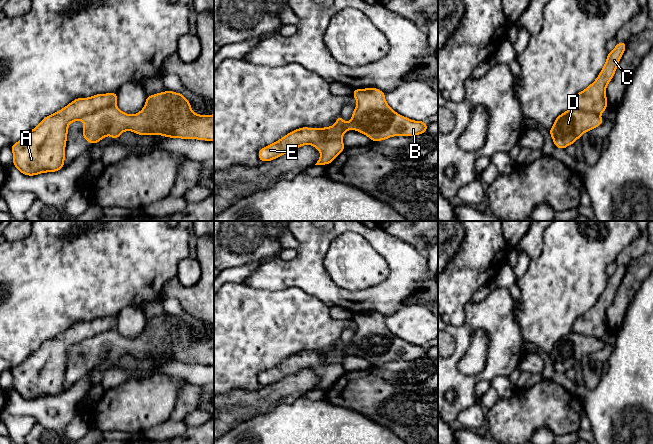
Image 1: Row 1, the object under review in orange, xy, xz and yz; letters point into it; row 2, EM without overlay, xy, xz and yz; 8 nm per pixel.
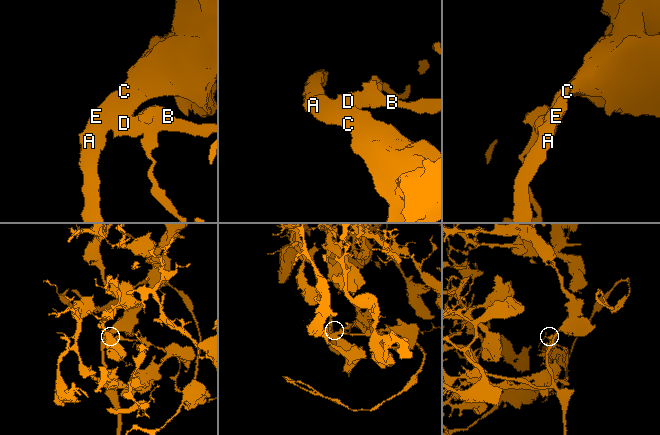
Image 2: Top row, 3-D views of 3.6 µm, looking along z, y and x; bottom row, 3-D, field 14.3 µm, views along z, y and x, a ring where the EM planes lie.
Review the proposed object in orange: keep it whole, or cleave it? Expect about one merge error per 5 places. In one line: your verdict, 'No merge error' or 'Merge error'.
Merge error

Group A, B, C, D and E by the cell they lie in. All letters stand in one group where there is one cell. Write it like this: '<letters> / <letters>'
A C E / B D

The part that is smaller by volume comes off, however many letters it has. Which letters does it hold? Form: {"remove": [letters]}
{"remove": ["B", "D"]}

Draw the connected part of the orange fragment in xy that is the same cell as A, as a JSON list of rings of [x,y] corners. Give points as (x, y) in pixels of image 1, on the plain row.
[[[117,316],[96,318],[88,322],[76,322],[63,333],[43,342],[38,350],[11,370],[13,389],[24,399],[34,400],[40,397],[56,396],[64,391],[65,370],[68,349],[73,345],[85,346],[97,334],[117,329]]]

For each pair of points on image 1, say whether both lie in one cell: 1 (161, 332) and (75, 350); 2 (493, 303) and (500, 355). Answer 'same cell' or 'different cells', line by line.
1: same cell
2: same cell

